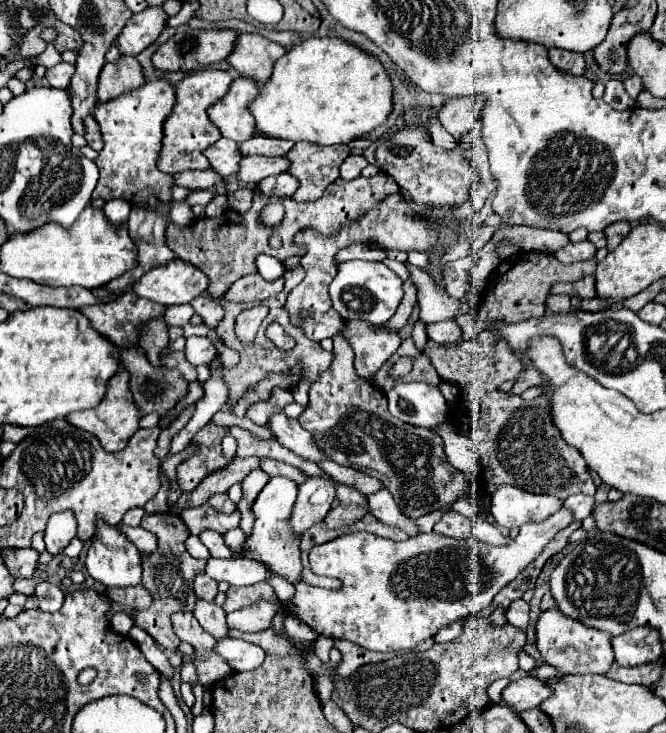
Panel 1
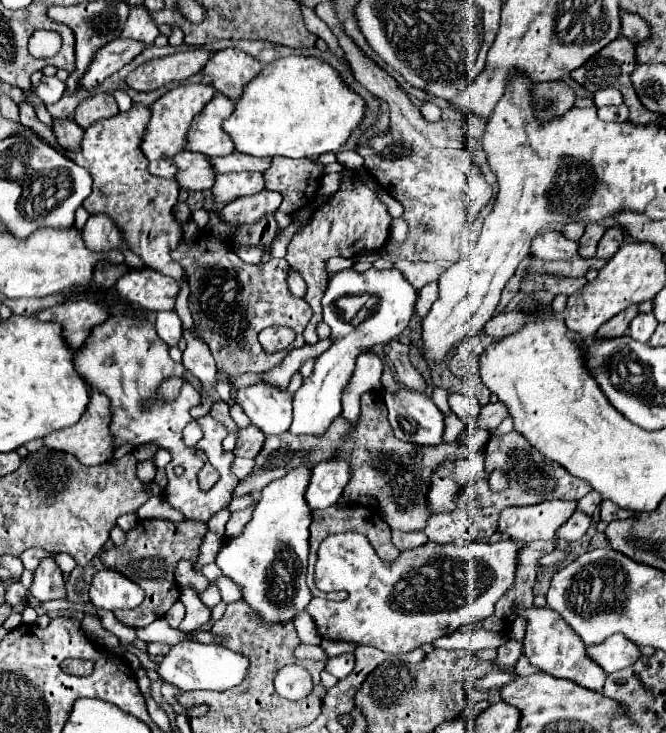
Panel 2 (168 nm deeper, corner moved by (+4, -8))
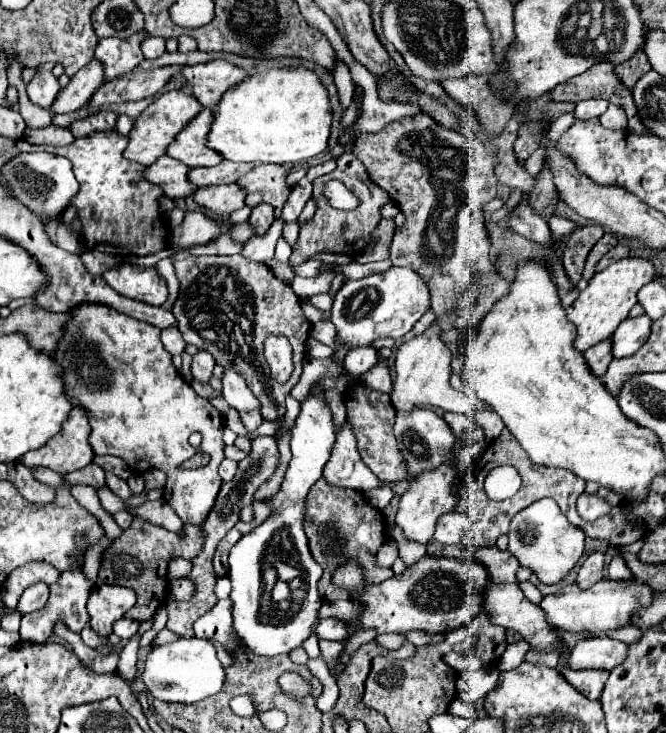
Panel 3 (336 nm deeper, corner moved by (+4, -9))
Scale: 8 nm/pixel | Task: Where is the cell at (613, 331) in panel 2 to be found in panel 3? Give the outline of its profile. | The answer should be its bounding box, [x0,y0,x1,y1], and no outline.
[583,341,611,377]

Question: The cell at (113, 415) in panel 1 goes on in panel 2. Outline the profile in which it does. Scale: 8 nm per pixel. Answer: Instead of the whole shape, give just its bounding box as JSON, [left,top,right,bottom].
[45,392,115,466]

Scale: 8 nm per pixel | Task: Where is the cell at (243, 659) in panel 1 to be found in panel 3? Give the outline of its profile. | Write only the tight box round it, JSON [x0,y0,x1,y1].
[141,637,225,703]

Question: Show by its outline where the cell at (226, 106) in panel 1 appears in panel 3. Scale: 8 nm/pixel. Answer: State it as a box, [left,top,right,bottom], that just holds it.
[167,109,221,169]

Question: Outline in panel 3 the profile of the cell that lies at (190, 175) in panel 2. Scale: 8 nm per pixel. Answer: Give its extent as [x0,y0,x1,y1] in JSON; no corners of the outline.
[143,155,193,199]

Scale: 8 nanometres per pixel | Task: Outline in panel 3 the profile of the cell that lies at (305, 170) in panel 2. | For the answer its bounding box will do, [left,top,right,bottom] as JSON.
[239,165,289,209]

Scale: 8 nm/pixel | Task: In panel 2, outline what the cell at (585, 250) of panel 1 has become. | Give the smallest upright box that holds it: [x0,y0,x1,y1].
[531,232,579,260]

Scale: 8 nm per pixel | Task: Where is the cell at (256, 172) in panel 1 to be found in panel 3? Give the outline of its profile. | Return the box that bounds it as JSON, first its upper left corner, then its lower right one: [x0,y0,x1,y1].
[193,183,245,215]

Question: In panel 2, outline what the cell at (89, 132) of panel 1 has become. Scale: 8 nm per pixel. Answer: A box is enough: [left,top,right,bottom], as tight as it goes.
[53,118,83,152]

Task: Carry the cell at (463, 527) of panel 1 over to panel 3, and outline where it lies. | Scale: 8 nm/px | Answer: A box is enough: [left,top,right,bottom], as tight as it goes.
[435,511,467,545]

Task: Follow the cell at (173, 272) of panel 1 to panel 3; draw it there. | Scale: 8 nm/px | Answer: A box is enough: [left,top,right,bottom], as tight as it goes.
[103,263,167,305]

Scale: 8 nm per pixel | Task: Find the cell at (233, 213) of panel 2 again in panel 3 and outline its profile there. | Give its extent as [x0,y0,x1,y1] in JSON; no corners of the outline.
[249,203,273,235]

